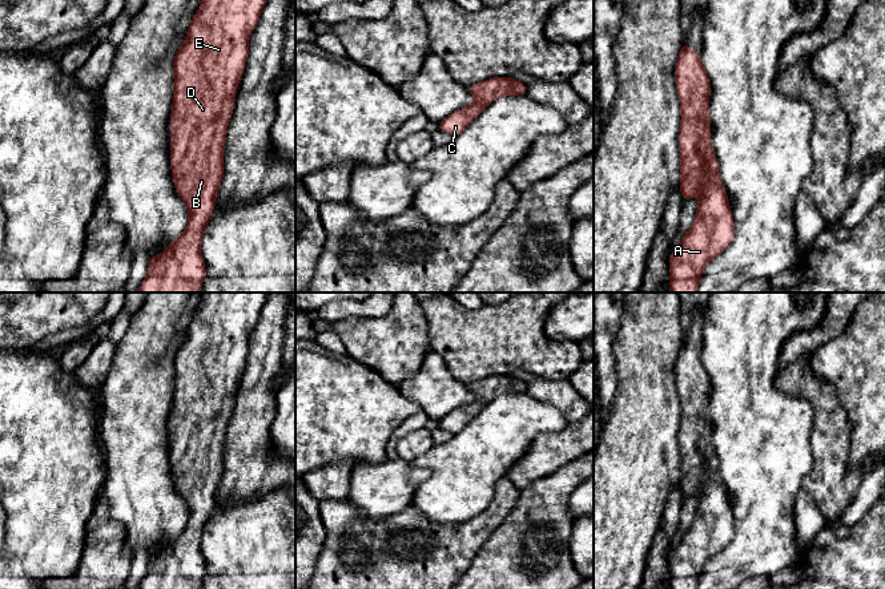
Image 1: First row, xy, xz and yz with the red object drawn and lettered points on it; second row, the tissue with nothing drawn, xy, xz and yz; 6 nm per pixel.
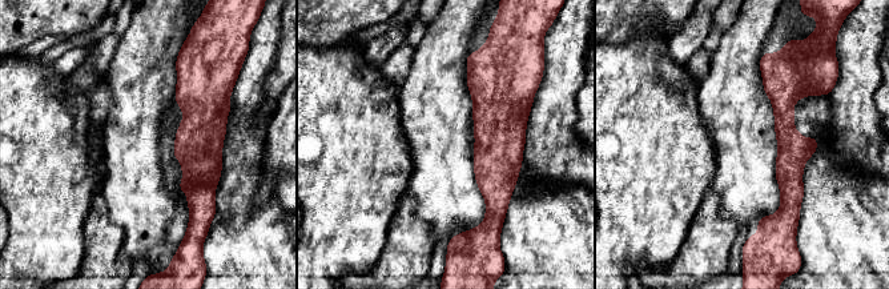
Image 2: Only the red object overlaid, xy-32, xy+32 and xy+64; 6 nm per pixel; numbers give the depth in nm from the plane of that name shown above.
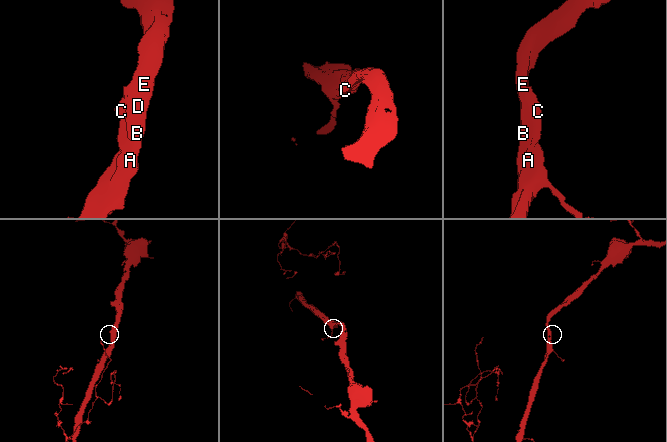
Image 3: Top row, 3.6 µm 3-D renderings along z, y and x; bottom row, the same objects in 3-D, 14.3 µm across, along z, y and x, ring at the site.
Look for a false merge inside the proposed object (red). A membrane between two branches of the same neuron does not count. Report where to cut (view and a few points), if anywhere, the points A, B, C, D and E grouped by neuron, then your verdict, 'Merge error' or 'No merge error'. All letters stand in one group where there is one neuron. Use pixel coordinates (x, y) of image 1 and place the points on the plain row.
No split. Groups: A B C D E. No merge error

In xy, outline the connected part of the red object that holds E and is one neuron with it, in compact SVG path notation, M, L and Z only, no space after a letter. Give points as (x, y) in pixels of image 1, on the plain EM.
M202 293L198 310L186 330L186 339L177 348L174 366L173 407L170 412L170 464L177 492L185 499L189 517L184 530L166 542L161 553L149 556L149 569L137 589L200 589L206 573L201 538L216 504L216 493L224 473L226 425L234 406L234 395L249 348L249 332L260 318L269 293Z

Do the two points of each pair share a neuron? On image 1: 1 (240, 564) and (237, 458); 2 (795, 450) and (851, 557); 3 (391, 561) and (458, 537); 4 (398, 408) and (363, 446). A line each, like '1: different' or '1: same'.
1: different
2: different
3: same
4: same

